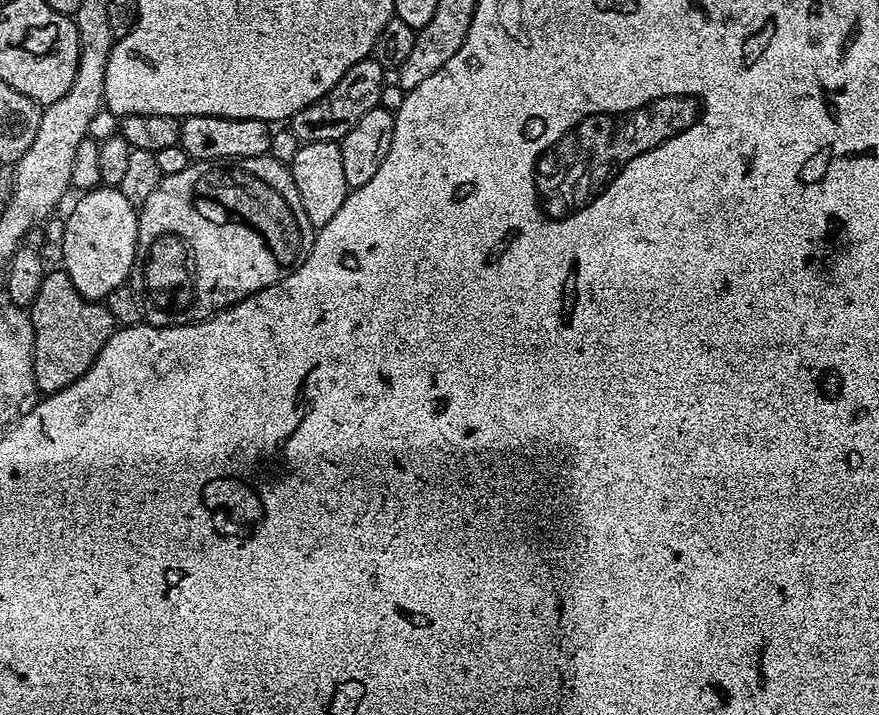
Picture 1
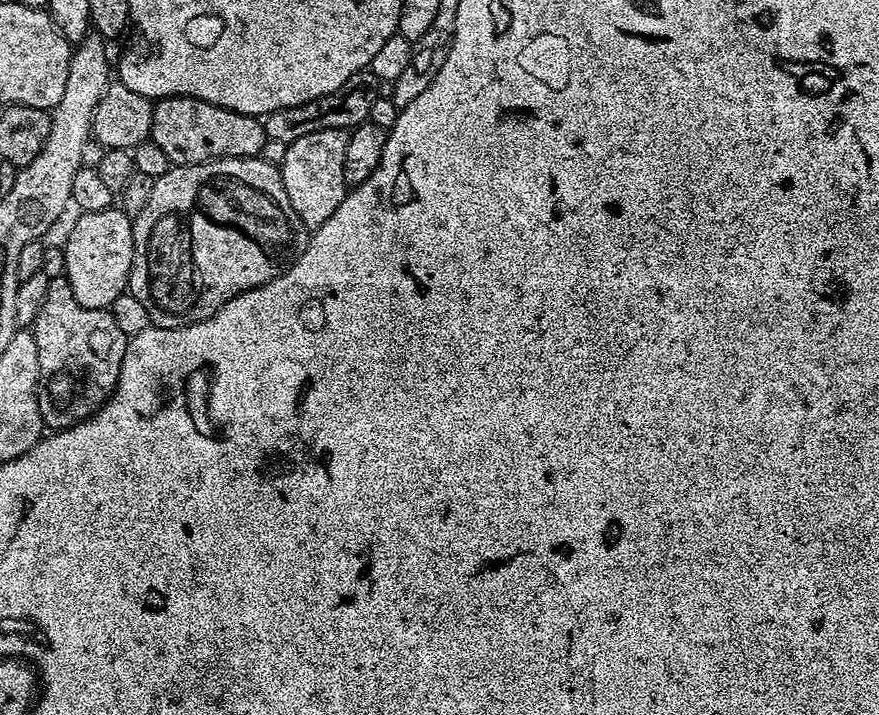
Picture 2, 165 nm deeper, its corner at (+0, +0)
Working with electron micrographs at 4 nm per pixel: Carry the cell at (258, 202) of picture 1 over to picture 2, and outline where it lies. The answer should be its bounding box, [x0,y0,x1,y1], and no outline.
[127,158,309,328]

